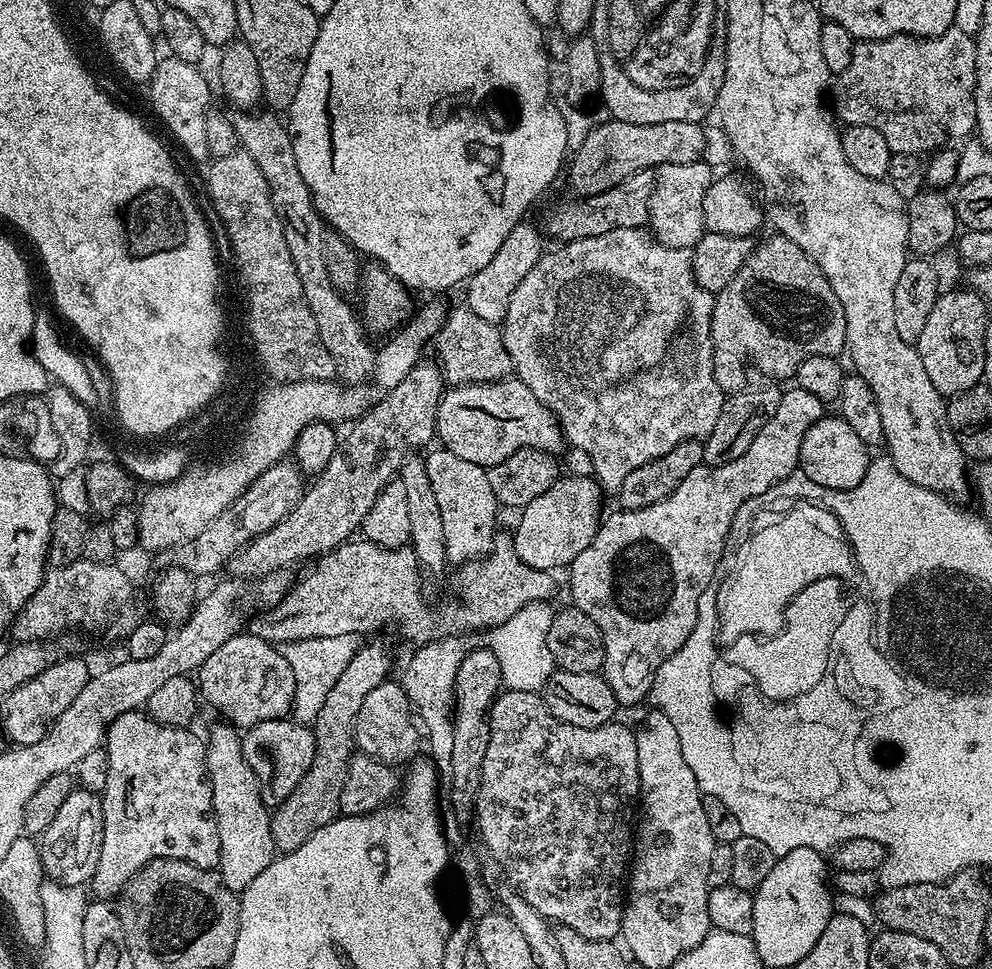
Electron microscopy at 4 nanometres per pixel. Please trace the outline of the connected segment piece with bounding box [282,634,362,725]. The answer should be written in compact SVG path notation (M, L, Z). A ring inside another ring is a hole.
M338 634L332 638L310 638L309 640L293 640L283 645L282 651L286 662L290 662L290 670L294 670L294 702L291 715L301 724L311 725L315 721L318 710L326 702L326 694L334 687L334 682L346 670L350 658L360 649L360 636Z

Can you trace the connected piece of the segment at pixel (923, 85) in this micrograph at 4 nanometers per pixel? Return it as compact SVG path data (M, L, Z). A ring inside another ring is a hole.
M955 26L937 36L891 36L881 40L861 40L850 58L850 66L835 77L830 88L830 104L845 125L874 126L892 153L920 156L935 153L973 135L976 127L976 41Z

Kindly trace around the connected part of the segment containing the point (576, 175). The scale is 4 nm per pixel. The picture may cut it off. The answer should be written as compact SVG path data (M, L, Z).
M605 119L586 134L586 142L571 153L568 180L573 193L580 196L597 196L618 186L627 176L641 170L655 170L664 164L685 164L704 155L704 128L695 119L686 122L658 122L635 124L621 120Z

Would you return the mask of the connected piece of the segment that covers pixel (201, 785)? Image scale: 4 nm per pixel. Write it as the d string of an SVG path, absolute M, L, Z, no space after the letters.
M140 710L122 714L108 727L108 773L102 793L102 850L90 881L90 892L92 888L91 895L95 899L108 902L119 897L120 891L149 860L185 860L199 868L219 869L220 843L212 809L212 783L208 781L206 744L192 731L191 727L175 728L154 722Z

